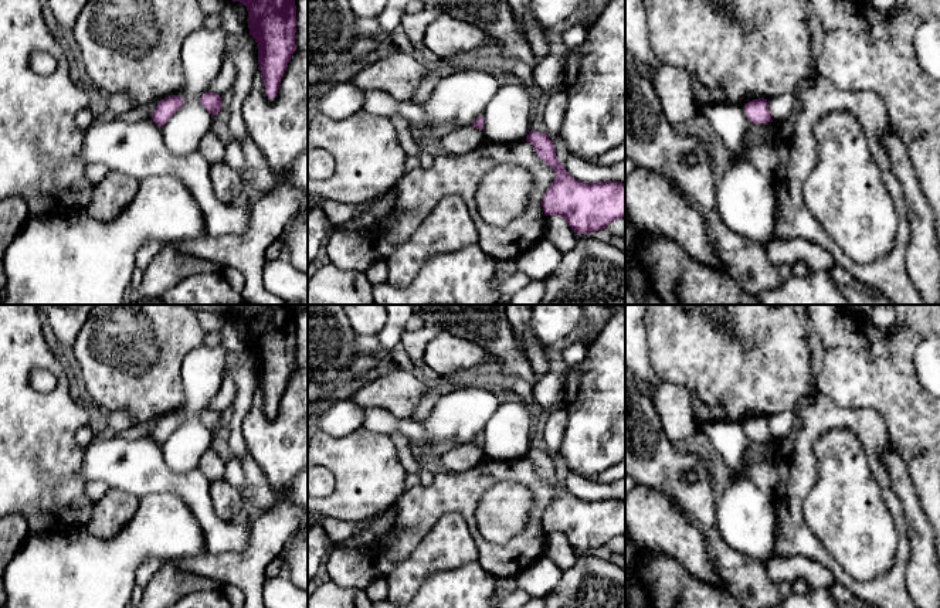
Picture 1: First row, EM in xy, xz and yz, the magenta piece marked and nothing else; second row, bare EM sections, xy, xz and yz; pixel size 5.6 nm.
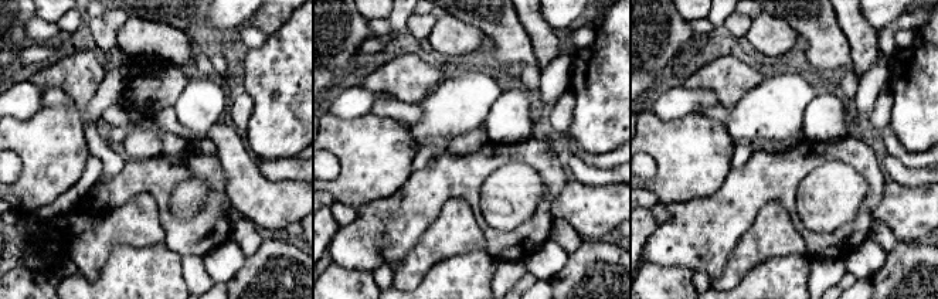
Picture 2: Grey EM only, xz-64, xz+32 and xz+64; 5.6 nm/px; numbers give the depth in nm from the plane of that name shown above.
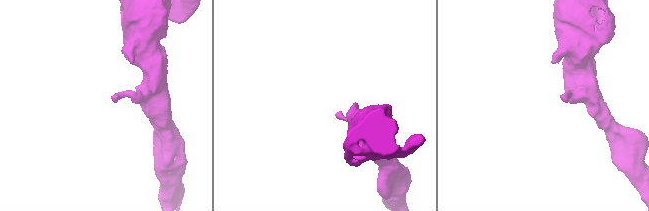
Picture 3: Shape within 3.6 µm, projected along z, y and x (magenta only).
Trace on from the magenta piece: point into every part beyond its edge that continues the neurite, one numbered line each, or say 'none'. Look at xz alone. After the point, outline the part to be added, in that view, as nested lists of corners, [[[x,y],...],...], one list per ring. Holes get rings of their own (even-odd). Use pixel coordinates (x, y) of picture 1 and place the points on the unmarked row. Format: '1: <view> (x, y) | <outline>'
none

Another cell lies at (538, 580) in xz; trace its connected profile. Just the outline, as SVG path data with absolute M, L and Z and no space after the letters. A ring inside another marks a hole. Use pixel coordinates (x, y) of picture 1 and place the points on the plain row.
M542 556L529 568L519 573L515 580L517 588L532 598L544 598L560 581L563 570L549 557Z

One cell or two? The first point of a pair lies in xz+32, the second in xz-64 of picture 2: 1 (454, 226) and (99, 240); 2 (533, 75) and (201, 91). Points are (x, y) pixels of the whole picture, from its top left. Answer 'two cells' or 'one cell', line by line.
1: one cell
2: two cells

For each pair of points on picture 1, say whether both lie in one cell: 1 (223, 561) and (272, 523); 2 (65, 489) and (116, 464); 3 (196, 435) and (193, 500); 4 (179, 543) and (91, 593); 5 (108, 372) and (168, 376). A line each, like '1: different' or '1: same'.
1: same
2: different
3: different
4: same
5: same

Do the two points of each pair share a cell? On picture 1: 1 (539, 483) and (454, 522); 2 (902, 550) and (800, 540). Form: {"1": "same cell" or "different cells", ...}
{"1": "different cells", "2": "same cell"}

